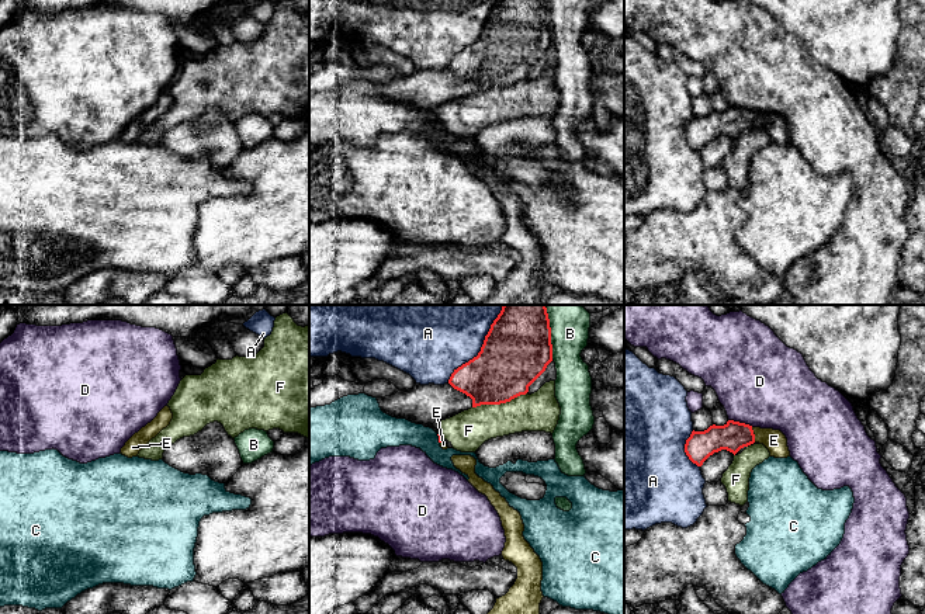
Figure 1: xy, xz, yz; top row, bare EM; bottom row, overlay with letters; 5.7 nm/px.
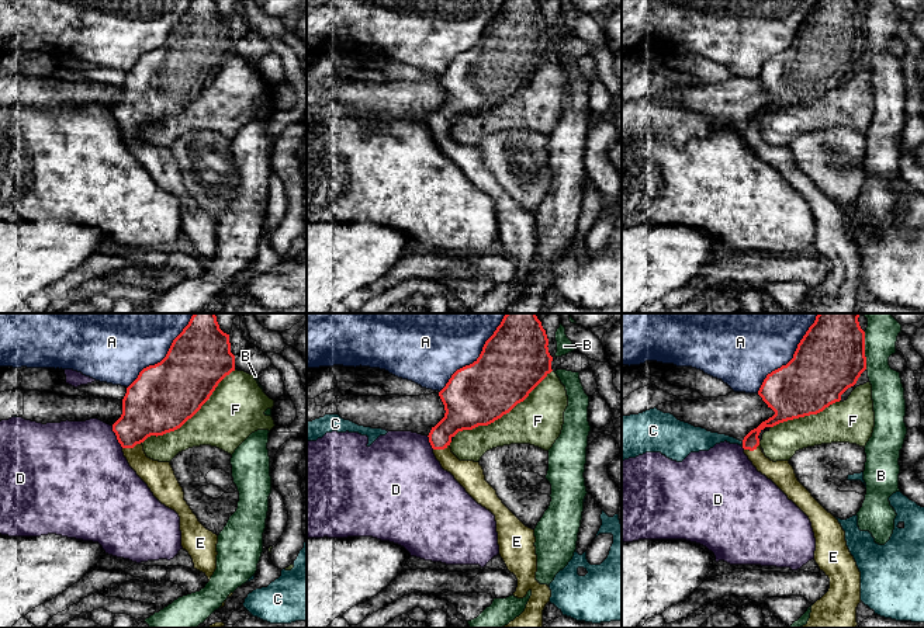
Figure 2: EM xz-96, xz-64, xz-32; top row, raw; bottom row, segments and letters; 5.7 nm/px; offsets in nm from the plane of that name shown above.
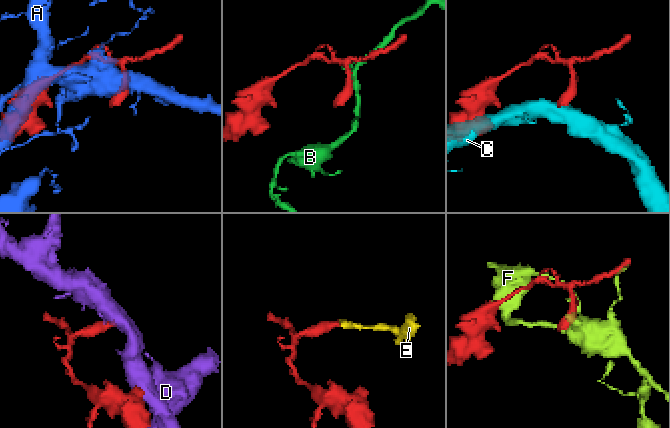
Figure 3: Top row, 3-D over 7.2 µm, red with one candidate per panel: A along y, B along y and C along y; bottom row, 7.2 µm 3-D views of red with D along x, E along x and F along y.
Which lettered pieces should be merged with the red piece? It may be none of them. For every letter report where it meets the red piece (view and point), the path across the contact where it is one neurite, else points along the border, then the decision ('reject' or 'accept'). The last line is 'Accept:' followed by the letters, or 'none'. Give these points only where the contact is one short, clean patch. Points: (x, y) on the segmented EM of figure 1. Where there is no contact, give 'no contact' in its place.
A: meets red in xz at (482, 346); reject
B: meets red in xz at (550, 332); reject
C: meets red in xz at (439, 439); border along xz (436, 434), (439, 443); reject
D: meets red in yz at (741, 423); border along yz (728, 419), (752, 426); reject
E: meets red in yz at (754, 434); runs through yz (733, 436), (754, 434), (766, 436), (773, 440); accept
F: meets red in xz at (499, 403); reject
Accept: E

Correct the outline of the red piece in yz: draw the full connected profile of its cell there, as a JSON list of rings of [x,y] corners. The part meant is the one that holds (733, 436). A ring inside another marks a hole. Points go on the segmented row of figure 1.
[[[728,420],[724,426],[713,424],[704,431],[693,430],[686,440],[685,452],[693,464],[701,466],[714,452],[727,450],[735,455],[753,443],[763,444],[770,457],[790,457],[787,438],[780,430],[752,427],[734,420]]]

